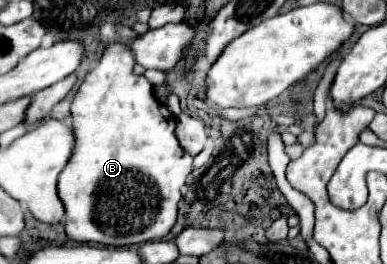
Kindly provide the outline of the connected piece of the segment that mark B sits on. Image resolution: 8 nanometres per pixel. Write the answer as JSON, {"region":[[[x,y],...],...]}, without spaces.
{"region":[[[124,42],[106,44],[102,58],[98,60],[96,68],[80,84],[78,92],[74,94],[72,106],[70,106],[70,110],[72,110],[72,130],[74,130],[74,154],[70,156],[70,162],[64,166],[64,170],[58,178],[58,194],[60,194],[60,200],[64,202],[64,208],[66,208],[64,230],[66,230],[68,238],[72,238],[76,242],[92,242],[92,244],[104,244],[104,246],[134,246],[134,244],[144,244],[148,240],[164,238],[176,222],[178,202],[182,200],[180,186],[184,186],[188,174],[192,172],[192,156],[186,150],[180,148],[180,144],[174,136],[174,128],[176,128],[174,114],[170,114],[168,108],[154,98],[152,84],[146,80],[146,76],[136,76],[134,66],[136,66],[134,52],[130,50],[128,44],[124,44]]]}

